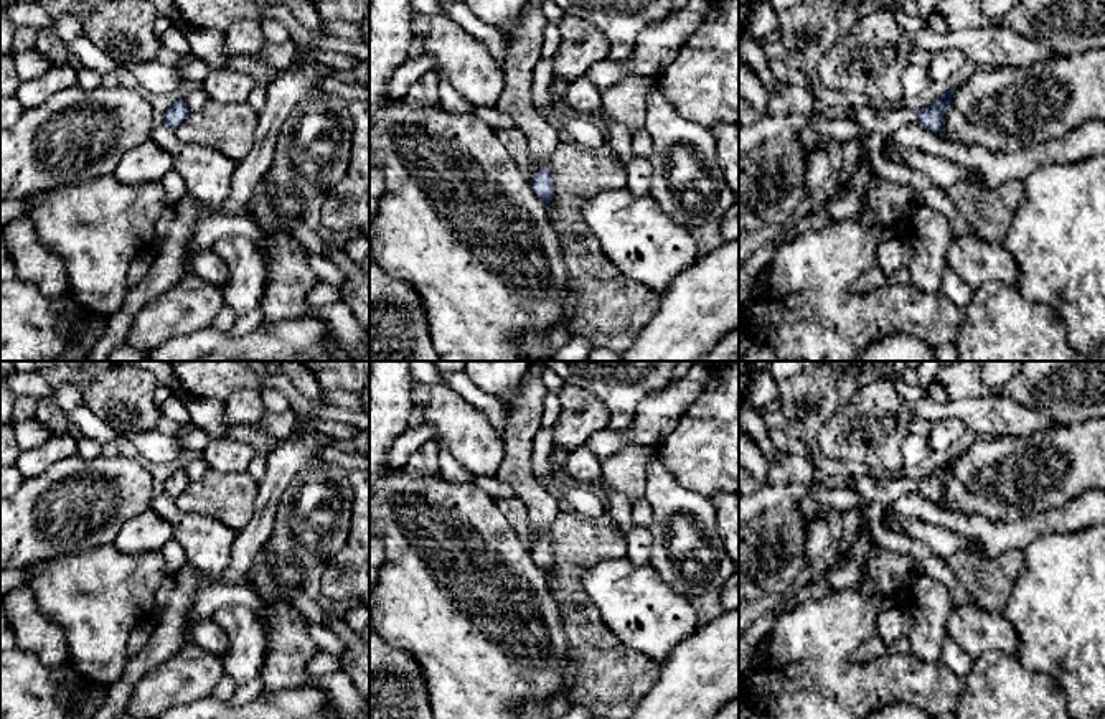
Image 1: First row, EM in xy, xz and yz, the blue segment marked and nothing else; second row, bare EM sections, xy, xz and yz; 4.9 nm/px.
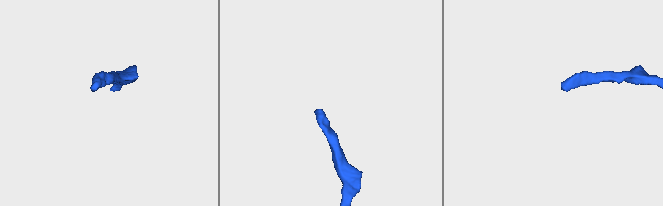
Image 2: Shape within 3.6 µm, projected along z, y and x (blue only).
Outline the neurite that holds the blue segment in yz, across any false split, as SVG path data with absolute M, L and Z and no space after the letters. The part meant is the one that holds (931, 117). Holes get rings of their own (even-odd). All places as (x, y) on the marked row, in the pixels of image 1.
M953 86L945 89L940 97L933 99L922 110L917 110L914 102L902 102L897 106L866 104L856 107L849 120L864 127L869 134L881 134L886 139L892 137L907 124L920 124L922 127L937 134L942 127L945 110L952 101L952 94Z

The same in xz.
M528 2L513 21L498 30L506 40L506 53L501 66L503 87L496 107L511 115L524 132L528 153L539 165L539 172L529 183L538 198L548 206L554 196L549 163L559 145L559 130L538 114L531 96L533 69L541 59L544 28L546 20L541 2Z

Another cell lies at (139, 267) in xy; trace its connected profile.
M150 251L139 254L127 269L127 285L135 287L142 282L152 266L153 256Z

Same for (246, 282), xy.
M228 234L218 239L213 251L226 262L229 277L223 287L223 298L237 317L261 305L267 270L264 256L252 241Z

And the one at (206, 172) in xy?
M160 122L152 140L173 157L173 170L186 185L186 195L211 209L221 208L231 195L237 162L218 148L198 142L181 142L175 129Z

